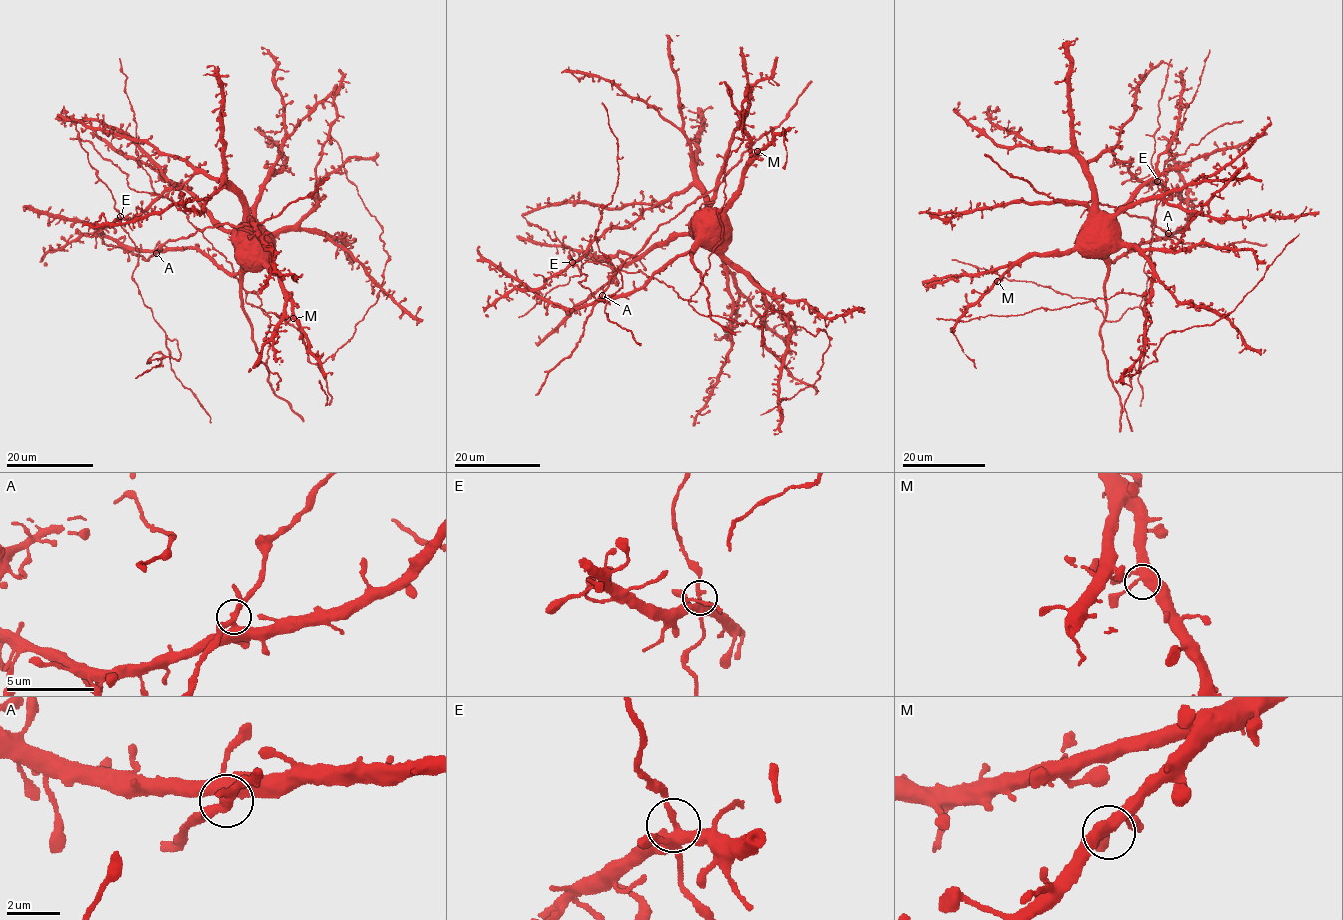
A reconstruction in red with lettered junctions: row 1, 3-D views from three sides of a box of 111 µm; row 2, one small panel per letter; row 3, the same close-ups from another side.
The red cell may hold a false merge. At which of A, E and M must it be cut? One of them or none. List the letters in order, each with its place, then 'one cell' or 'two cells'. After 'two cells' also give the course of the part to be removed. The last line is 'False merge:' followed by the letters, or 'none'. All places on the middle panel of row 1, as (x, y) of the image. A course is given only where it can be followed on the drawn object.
A: (602, 295) | two cells | (602, 295), (610, 278), (659, 227), (714, 190), (746, 150), (775, 129), (811, 80)
E: (572, 262) | one cell
M: (757, 151) | one cell
False merge: A

